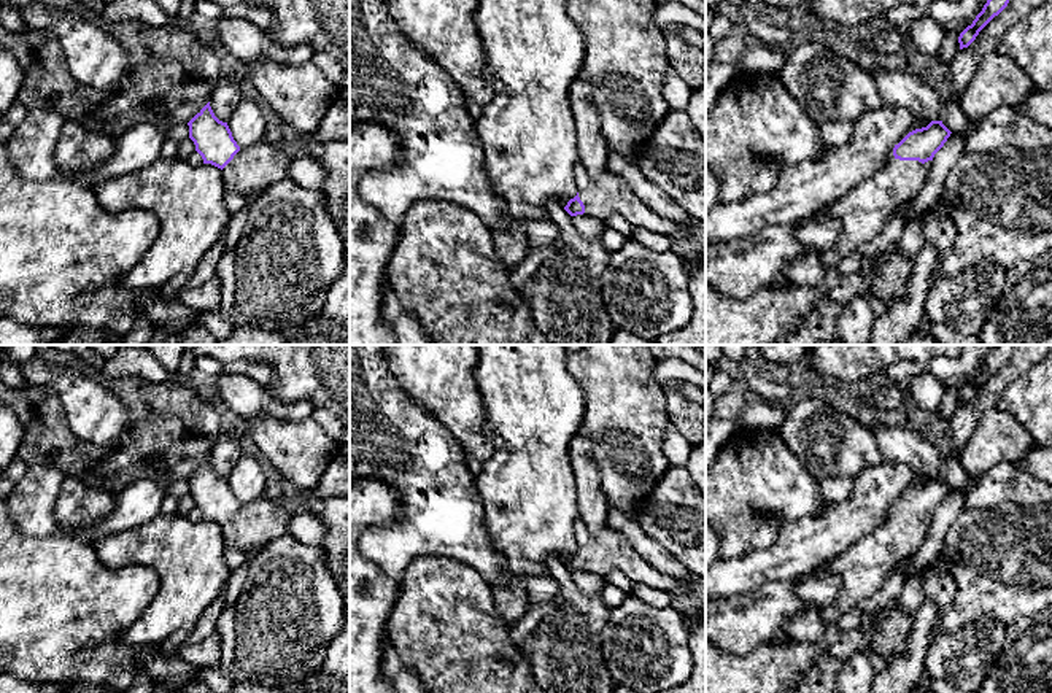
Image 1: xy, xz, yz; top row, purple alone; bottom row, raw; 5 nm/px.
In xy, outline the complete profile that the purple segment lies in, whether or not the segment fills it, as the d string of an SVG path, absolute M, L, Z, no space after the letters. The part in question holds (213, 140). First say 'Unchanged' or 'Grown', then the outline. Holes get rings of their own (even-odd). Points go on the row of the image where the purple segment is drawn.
Grown. M210 102L188 122L189 138L203 164L218 167L226 189L245 199L257 197L265 188L288 176L291 157L280 146L257 141L240 148L227 122L219 121Z

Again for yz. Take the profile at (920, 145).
Grown. M931 121L926 127L909 132L895 145L893 161L839 200L826 205L828 215L841 223L841 235L833 250L806 246L796 240L795 230L807 219L791 226L766 226L750 238L706 248L706 286L714 286L729 299L742 300L777 281L782 270L798 257L815 256L825 267L837 265L845 254L872 240L899 205L911 202L920 192L930 175L934 154L944 146L950 134L942 121Z

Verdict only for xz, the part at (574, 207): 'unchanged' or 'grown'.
grown

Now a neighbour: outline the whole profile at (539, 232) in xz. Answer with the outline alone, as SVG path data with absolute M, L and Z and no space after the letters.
M550 219L526 221L526 246L528 253L536 251L548 243L555 243L559 237L559 229Z

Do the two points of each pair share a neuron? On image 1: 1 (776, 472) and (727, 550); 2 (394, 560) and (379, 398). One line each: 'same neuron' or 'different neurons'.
1: same neuron
2: same neuron

